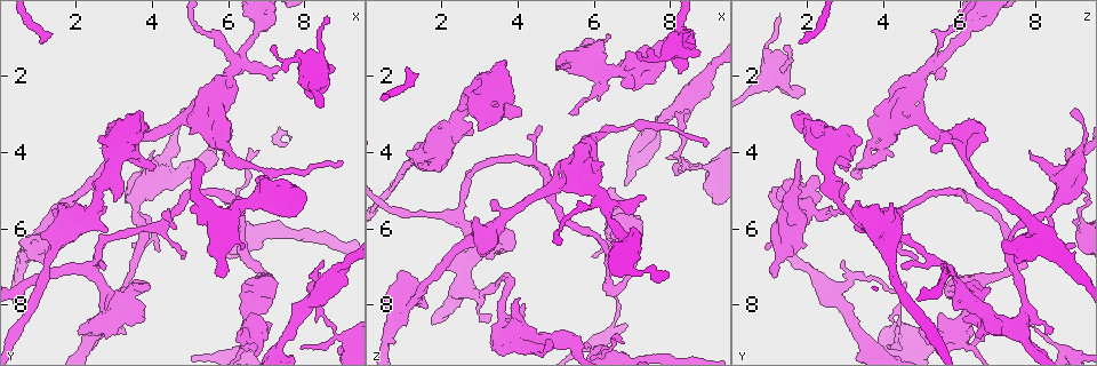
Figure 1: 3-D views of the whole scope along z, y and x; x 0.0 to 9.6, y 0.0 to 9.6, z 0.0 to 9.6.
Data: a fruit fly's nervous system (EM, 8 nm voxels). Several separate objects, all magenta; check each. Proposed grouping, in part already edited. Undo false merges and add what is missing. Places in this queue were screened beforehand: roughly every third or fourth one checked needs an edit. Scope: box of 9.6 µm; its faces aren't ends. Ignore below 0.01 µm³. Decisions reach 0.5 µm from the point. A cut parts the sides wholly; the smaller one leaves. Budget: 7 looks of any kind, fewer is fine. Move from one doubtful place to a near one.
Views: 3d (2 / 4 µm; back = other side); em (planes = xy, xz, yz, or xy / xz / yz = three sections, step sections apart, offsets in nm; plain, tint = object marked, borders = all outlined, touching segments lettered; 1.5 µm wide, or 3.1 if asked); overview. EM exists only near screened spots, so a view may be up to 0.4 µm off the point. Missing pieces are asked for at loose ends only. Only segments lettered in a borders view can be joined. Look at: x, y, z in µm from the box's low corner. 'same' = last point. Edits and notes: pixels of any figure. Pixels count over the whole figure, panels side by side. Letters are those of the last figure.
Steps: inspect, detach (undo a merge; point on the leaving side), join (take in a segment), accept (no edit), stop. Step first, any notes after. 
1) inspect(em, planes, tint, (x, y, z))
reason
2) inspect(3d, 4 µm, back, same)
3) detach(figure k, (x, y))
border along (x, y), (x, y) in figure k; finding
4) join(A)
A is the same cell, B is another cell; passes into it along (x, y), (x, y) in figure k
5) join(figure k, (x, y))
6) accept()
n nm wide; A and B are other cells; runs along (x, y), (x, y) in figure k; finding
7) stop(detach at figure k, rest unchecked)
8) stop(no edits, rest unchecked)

inspect(em, planes, borders, (3.45, 6.45, 9.00))
free end

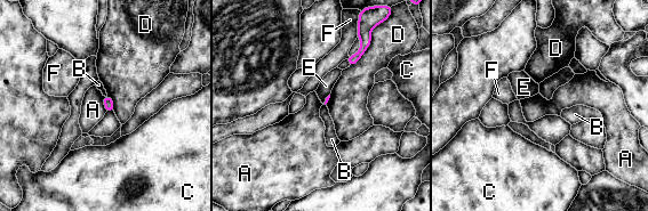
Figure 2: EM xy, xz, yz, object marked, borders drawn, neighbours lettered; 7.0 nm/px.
accept()
D touches over 220 nm; A, B, C, D, E and F are other cells; border along (103, 96), (106, 111) in figure 2; none of them fits

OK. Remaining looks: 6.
inspect(em, planes, borders, (1.05, 6.15, 8.55))
stops while still wide

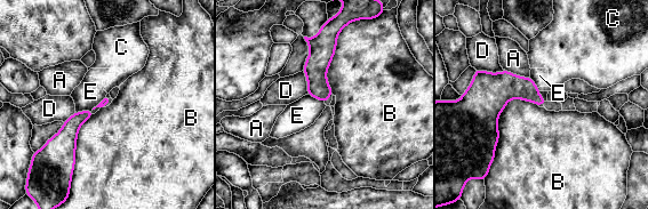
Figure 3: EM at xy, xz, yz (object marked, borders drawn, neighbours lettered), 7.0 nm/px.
accept()
B touches over 550 nm; A, B, C, D and E are other cells; no lettered segment goes on from it

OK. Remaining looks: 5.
inspect(3d, 4 µm, (2.50, 6.90, 5.45))
abrupt turn

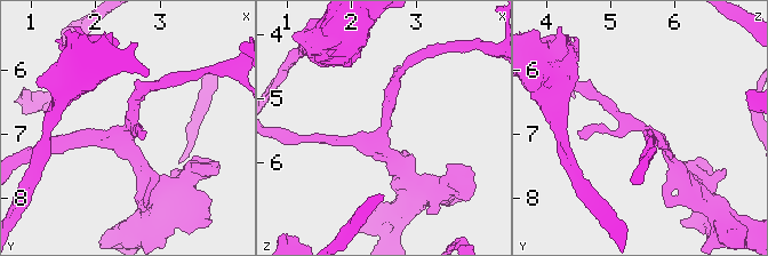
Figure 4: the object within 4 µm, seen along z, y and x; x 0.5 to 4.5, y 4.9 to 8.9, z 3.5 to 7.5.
inspect(em, planes, borders, (2.50, 6.90, 5.50))

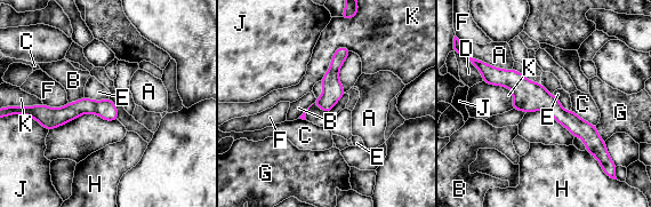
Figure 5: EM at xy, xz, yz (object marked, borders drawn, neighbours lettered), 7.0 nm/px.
accept()
A, B, C, D, E, F, G, H, J and K are other cells; border along (328, 113), (313, 104), (305, 119) in figure 5; one cell here

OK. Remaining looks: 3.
stop(no edits, rest unchecked)

